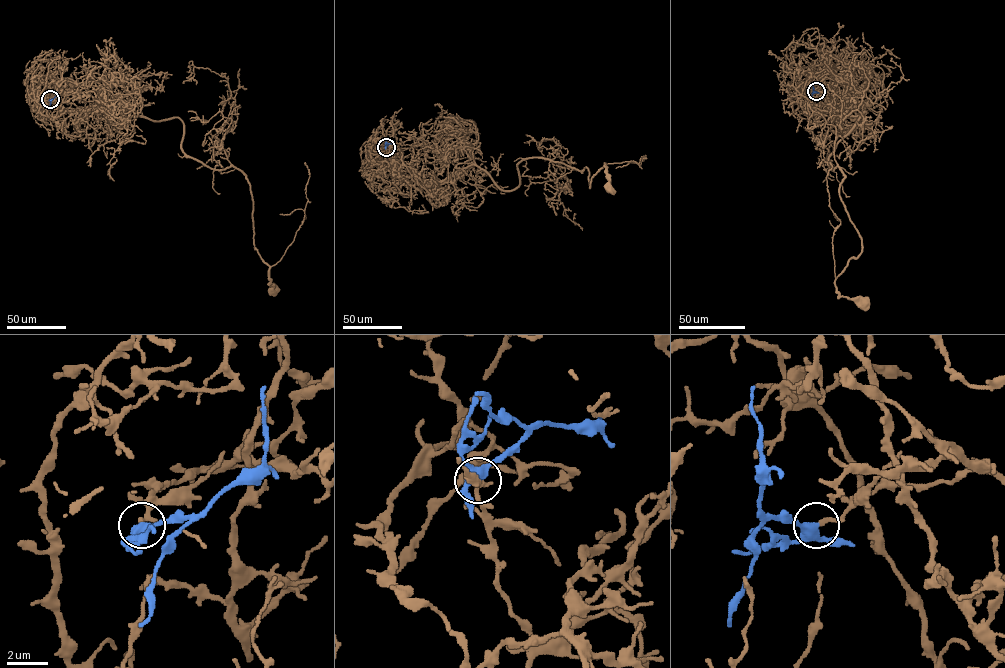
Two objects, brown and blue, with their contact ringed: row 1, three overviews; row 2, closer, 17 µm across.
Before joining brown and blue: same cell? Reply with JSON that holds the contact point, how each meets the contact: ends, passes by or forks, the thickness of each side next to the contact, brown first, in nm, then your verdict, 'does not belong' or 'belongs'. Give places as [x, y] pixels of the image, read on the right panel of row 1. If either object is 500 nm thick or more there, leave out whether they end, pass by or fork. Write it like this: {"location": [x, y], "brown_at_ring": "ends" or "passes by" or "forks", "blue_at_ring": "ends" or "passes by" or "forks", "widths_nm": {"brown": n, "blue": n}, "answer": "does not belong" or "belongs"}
{"location": [816, 91], "brown_at_ring": "ends", "blue_at_ring": "forks", "widths_nm": {"brown": 200, "blue": 400}, "answer": "belongs"}

